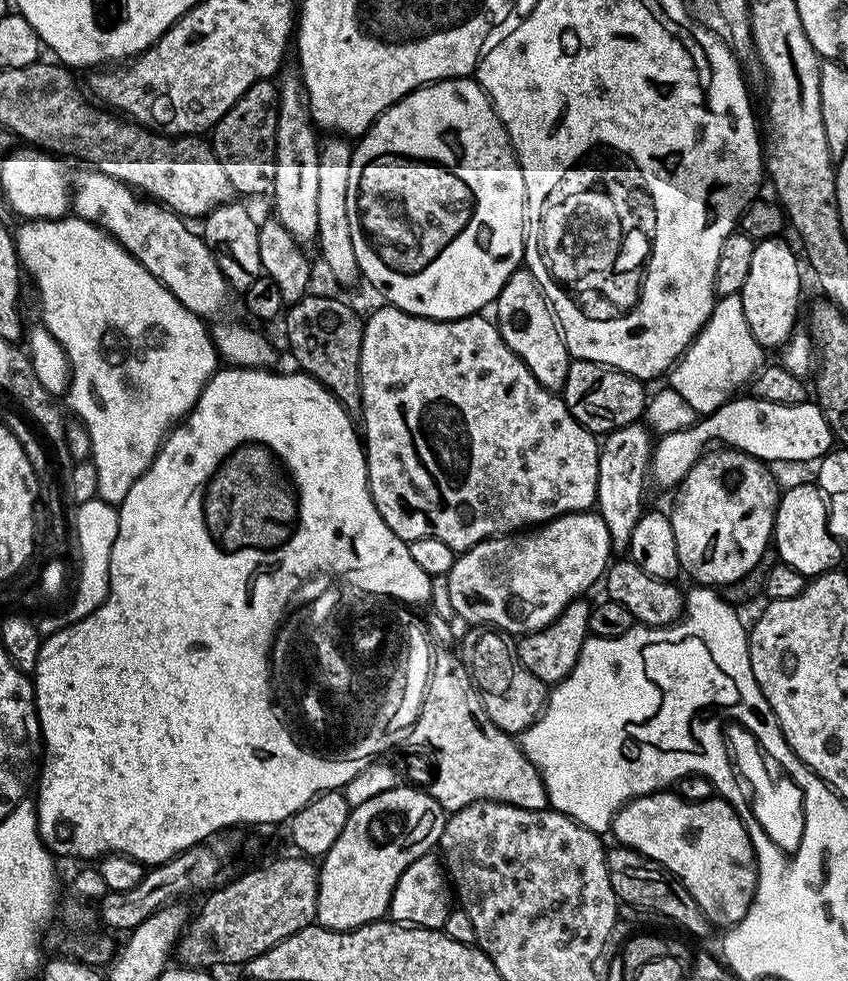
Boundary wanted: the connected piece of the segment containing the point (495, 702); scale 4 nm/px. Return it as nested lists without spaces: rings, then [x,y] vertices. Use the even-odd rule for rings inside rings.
[[[484,630],[472,644],[470,671],[476,691],[482,698],[482,706],[503,732],[519,734],[527,730],[537,720],[548,703],[549,685],[542,683],[522,662],[516,653],[516,644],[499,630]]]

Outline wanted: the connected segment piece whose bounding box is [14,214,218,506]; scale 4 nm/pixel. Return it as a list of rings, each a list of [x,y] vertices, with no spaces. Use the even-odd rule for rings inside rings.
[[[75,214],[62,216],[59,220],[24,220],[21,225],[14,232],[16,255],[23,271],[27,275],[29,272],[36,283],[36,292],[40,295],[40,316],[44,319],[41,320],[42,326],[47,332],[54,334],[68,359],[70,379],[66,397],[68,396],[68,404],[72,407],[72,416],[89,432],[92,443],[90,463],[98,470],[97,497],[107,504],[118,506],[124,501],[126,494],[130,494],[130,486],[134,486],[134,482],[138,482],[138,478],[142,478],[144,471],[154,462],[165,436],[192,411],[208,380],[218,370],[216,343],[212,340],[209,325],[201,317],[186,310],[186,306],[182,306],[182,302],[178,302],[178,298],[174,298],[174,294],[170,294],[170,290],[166,290],[166,286],[162,286],[162,282],[158,282],[158,278],[154,278],[154,274],[150,274],[150,270],[146,270],[142,262],[135,260],[109,232],[103,232],[98,226]]]

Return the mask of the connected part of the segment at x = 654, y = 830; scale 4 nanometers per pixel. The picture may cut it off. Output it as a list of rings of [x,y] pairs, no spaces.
[[[672,790],[635,796],[616,811],[610,832],[611,835],[616,835],[617,845],[641,852],[646,858],[658,862],[667,872],[672,873],[675,879],[686,886],[686,890],[690,890],[694,902],[698,902],[704,916],[713,925],[737,924],[746,914],[746,910],[750,910],[756,893],[756,851],[752,848],[744,823],[727,800],[713,798],[686,802]]]

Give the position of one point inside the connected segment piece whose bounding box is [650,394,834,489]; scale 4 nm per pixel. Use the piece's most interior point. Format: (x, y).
(768, 431)

